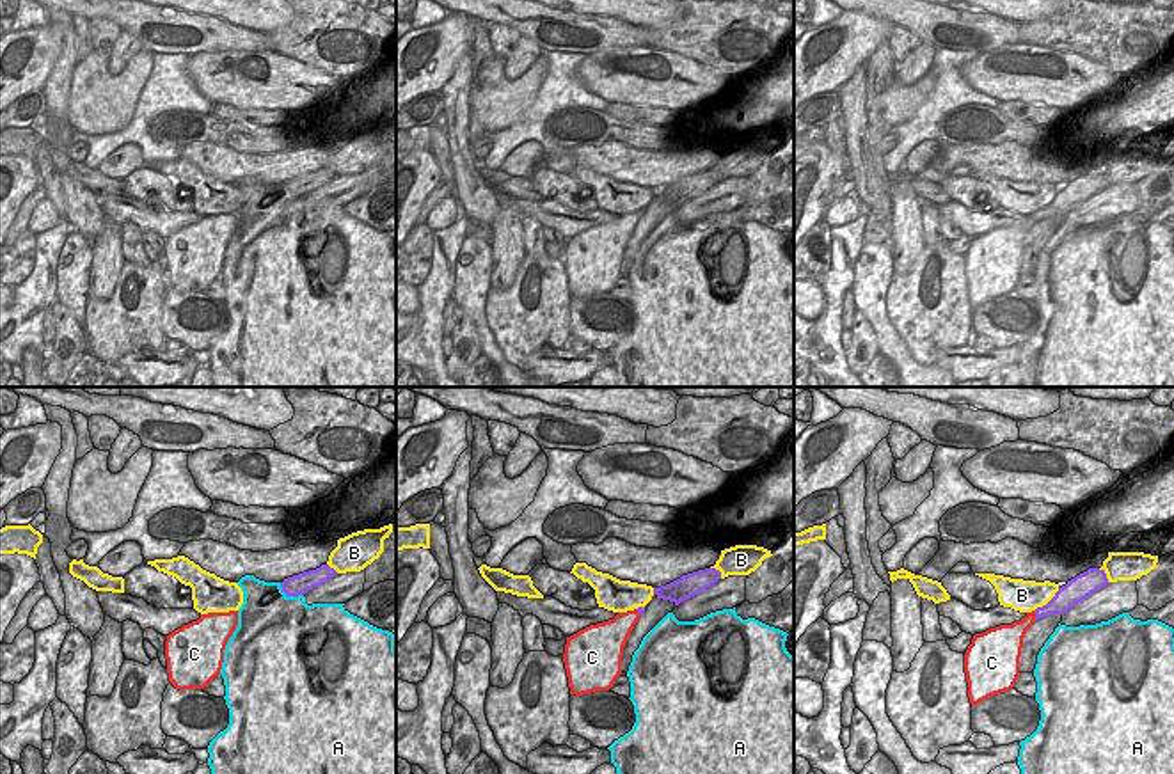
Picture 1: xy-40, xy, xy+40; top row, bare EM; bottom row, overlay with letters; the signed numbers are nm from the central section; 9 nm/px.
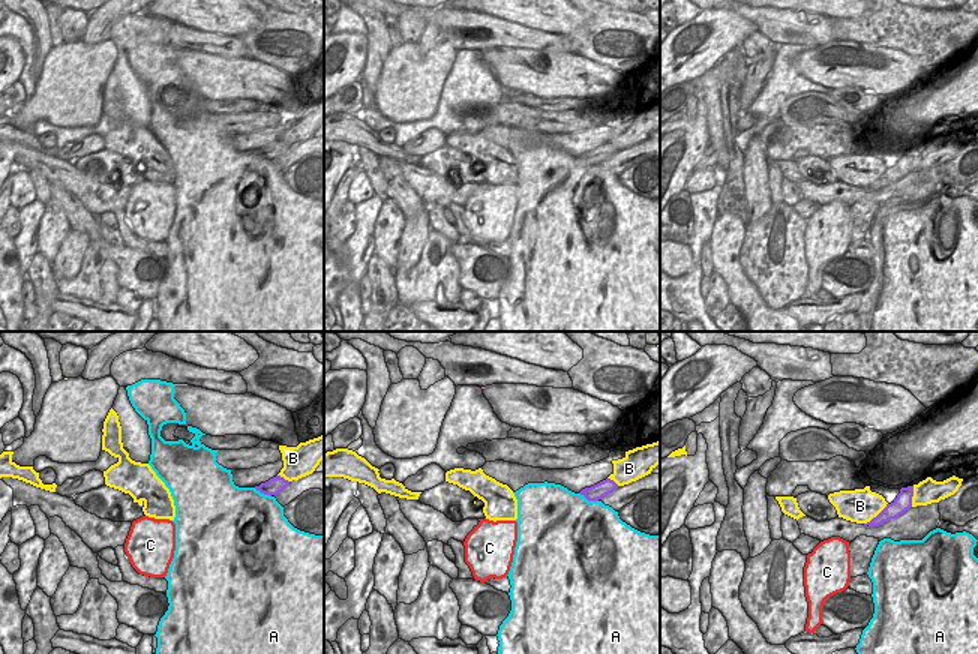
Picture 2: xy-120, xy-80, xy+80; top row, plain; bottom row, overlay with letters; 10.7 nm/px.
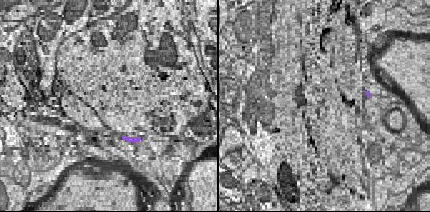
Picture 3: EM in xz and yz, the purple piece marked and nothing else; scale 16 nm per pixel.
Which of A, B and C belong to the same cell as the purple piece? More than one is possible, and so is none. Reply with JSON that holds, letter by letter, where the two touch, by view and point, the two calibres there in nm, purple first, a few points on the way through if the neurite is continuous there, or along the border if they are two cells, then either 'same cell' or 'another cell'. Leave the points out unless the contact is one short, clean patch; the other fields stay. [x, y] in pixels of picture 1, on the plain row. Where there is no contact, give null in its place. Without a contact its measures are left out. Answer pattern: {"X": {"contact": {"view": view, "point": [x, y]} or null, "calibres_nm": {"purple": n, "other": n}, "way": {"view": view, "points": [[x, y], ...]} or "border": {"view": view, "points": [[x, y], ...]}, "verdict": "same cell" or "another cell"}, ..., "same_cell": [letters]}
{"A": {"contact": {"view": "xy-40", "point": [290, 197]}, "calibres_nm": {"purple": 190, "other": 480}, "verdict": "another cell"}, "B": {"contact": {"view": "xy+40", "point": [1048, 205]}, "calibres_nm": {"purple": 220, "other": 280}, "verdict": "another cell"}, "C": {"contact": {"view": "xy+40", "point": [1036, 217]}, "calibres_nm": {"purple": 180, "other": 170}, "border": {"view": "xy+40", "points": [[1034, 213], [1036, 221]]}, "verdict": "another cell"}, "same_cell": []}

